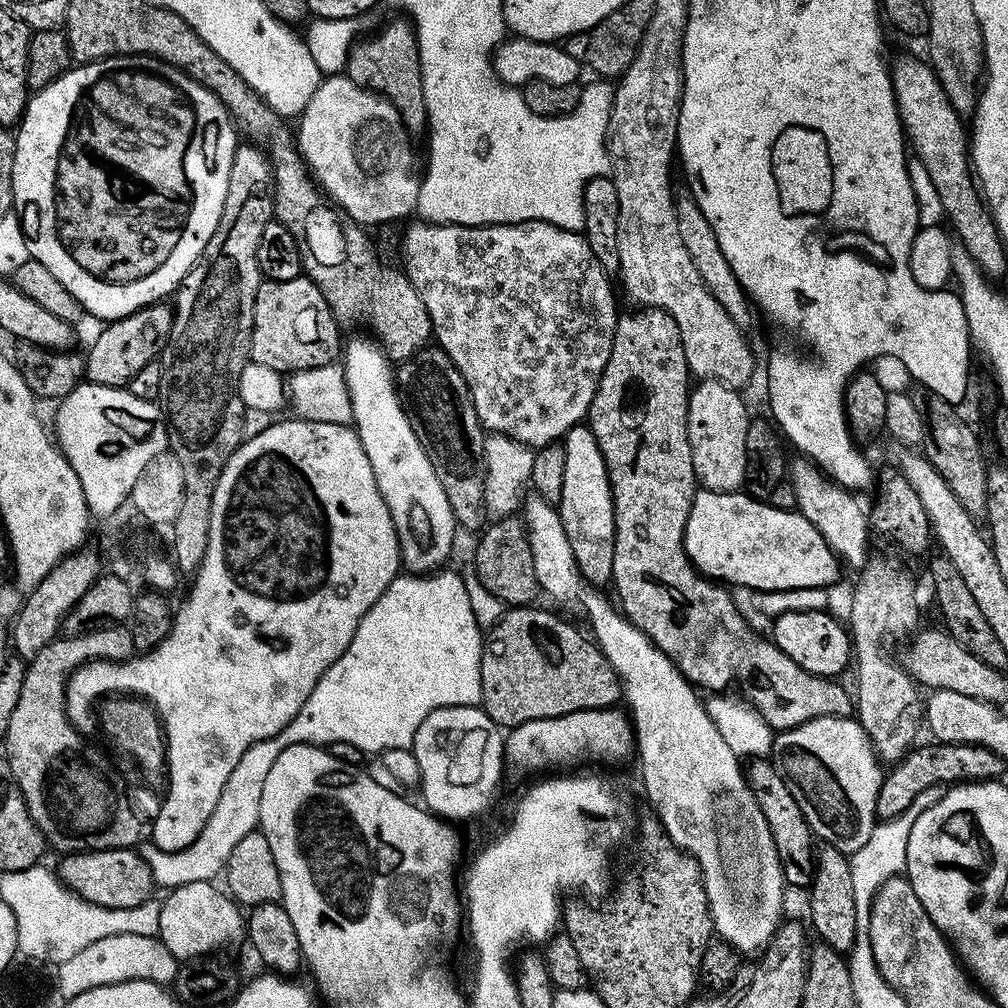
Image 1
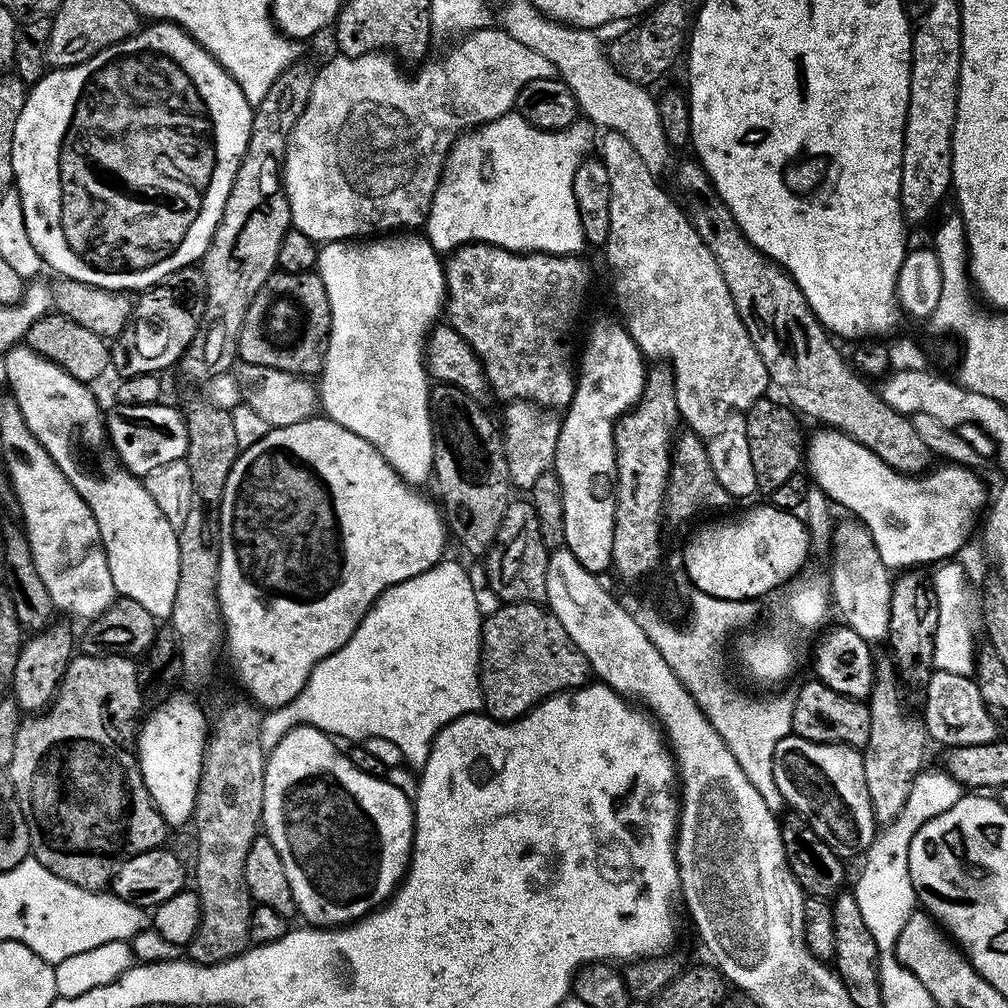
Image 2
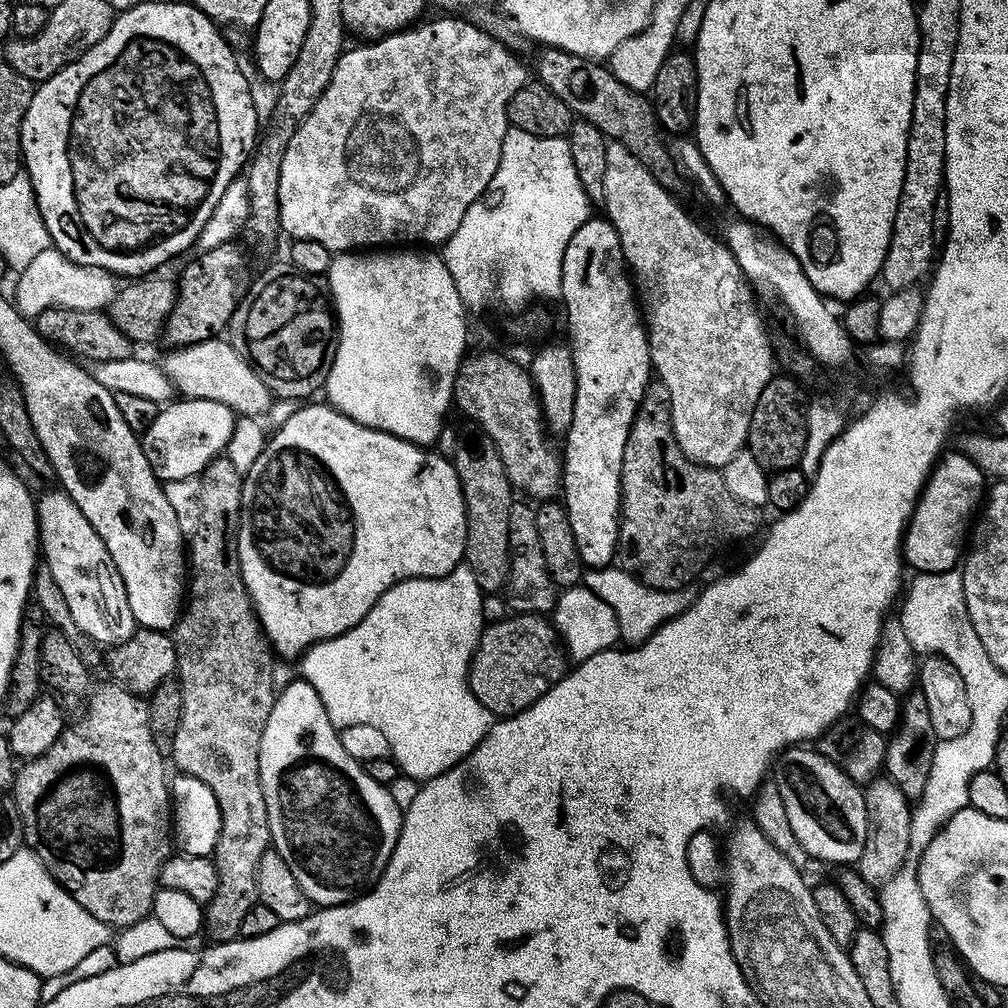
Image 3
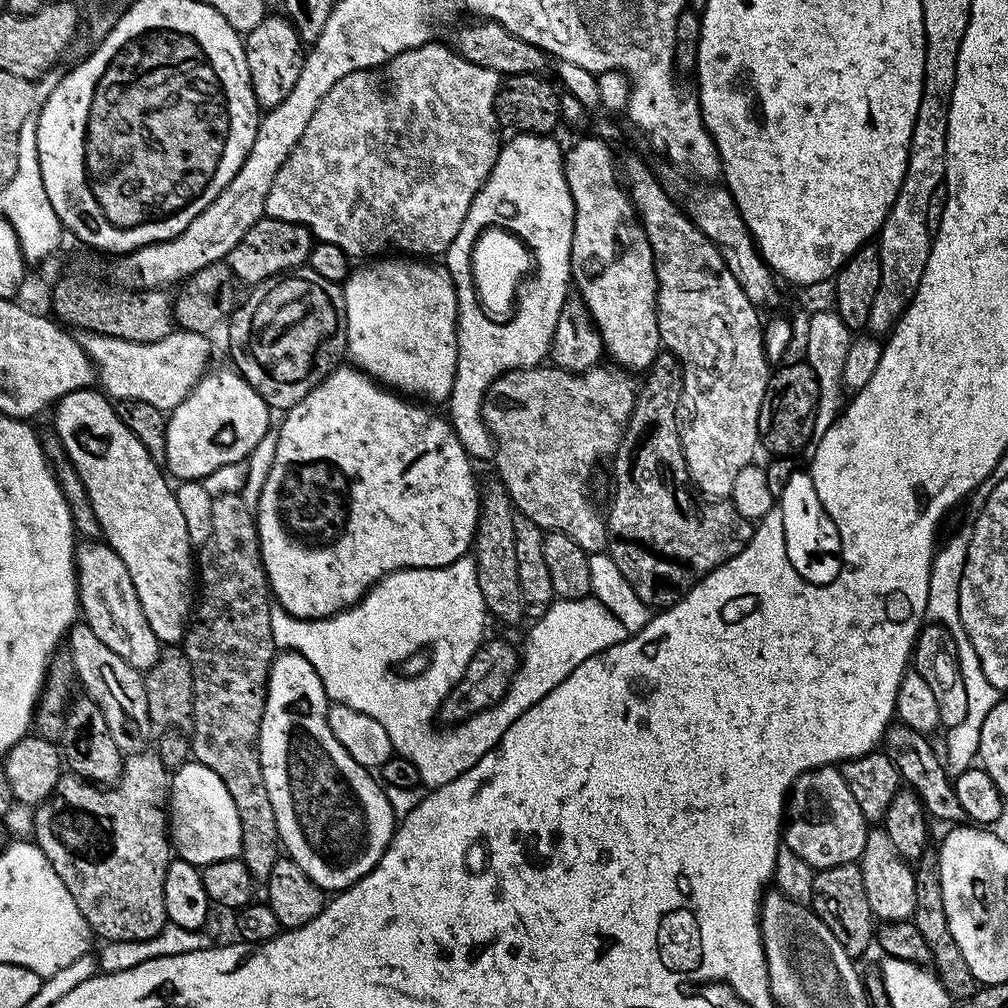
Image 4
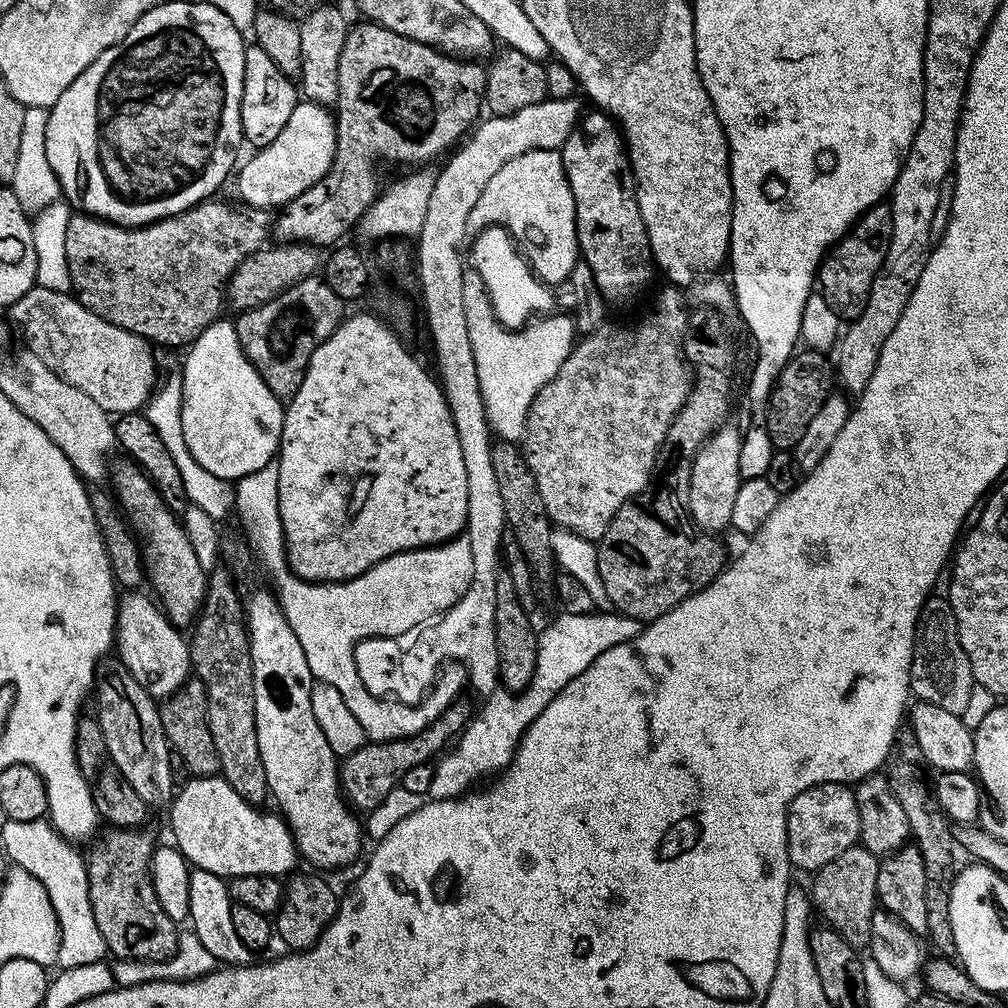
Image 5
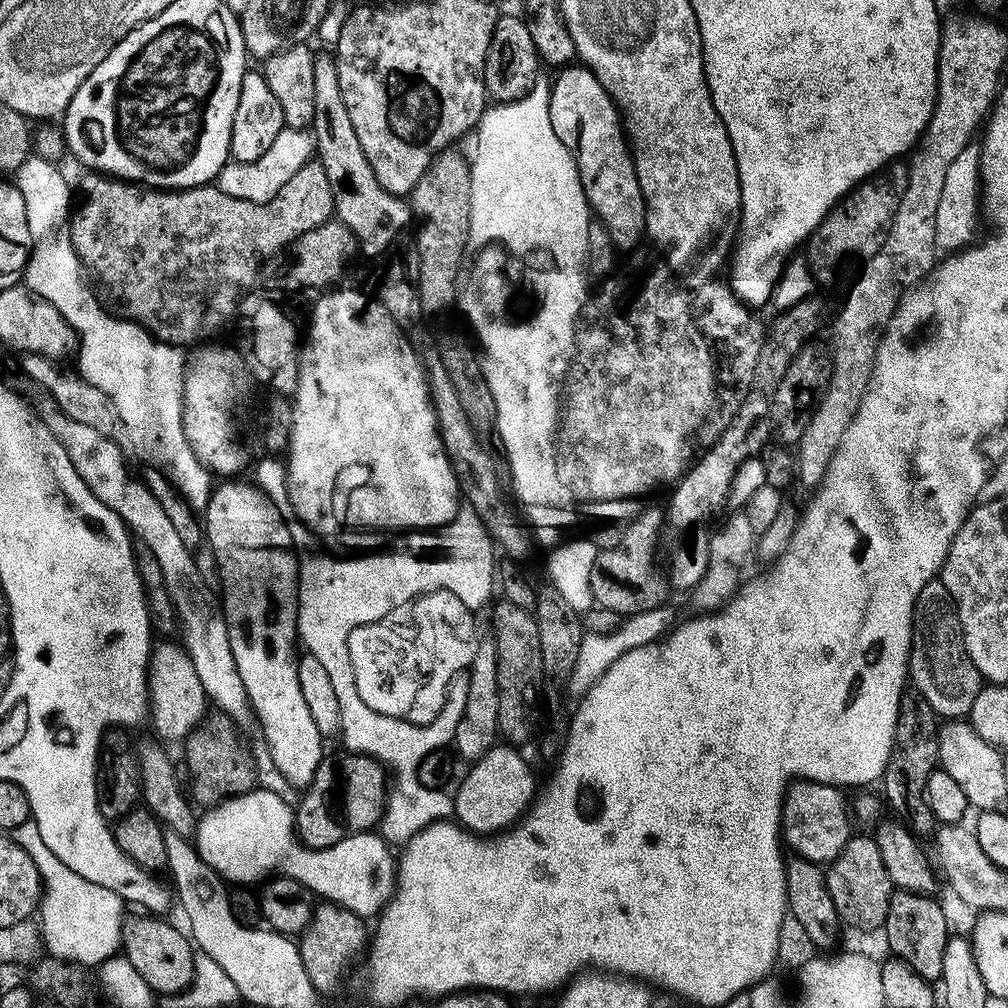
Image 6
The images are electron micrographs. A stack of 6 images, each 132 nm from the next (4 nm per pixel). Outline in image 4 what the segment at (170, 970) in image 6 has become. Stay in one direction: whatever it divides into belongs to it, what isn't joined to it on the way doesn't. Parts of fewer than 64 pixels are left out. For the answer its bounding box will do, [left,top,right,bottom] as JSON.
[32,750,174,941]

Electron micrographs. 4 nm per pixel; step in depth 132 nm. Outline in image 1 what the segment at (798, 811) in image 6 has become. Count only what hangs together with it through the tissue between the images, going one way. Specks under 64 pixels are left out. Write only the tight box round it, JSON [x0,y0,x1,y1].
[770,716,884,854]

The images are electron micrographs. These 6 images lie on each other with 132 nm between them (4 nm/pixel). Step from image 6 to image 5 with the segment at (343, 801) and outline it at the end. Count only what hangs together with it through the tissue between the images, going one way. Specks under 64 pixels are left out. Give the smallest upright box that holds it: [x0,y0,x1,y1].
[339,700,473,813]

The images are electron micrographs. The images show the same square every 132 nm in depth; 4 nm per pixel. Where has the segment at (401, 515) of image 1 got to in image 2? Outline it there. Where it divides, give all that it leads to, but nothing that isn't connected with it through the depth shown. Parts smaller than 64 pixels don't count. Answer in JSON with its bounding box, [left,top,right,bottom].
[316,234,446,486]

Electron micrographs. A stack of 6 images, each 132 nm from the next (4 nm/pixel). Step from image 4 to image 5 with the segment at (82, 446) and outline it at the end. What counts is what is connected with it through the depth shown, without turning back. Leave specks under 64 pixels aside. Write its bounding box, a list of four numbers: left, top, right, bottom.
[111,463,206,630]

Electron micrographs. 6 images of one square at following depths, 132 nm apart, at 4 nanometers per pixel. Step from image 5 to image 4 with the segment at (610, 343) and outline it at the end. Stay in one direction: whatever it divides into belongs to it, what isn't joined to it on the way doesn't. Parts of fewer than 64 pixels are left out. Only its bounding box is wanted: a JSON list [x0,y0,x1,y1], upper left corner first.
[478,366,638,554]

